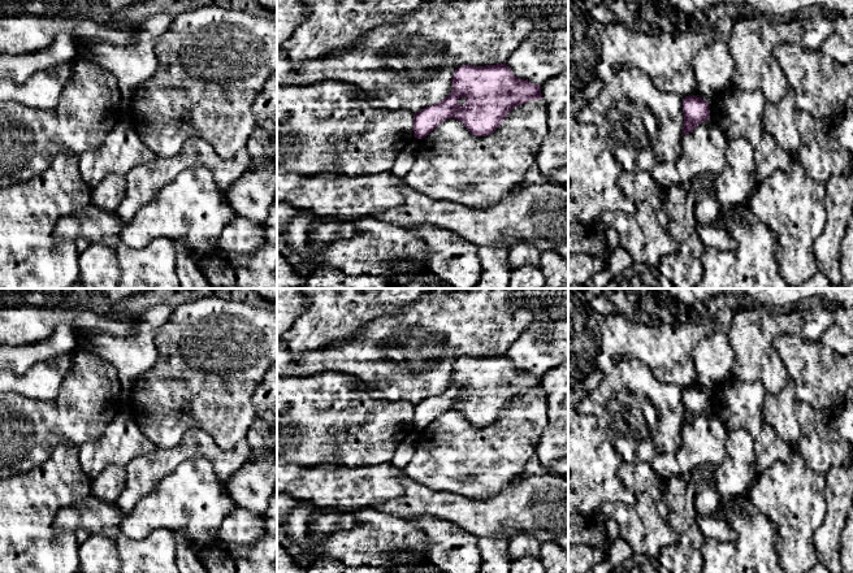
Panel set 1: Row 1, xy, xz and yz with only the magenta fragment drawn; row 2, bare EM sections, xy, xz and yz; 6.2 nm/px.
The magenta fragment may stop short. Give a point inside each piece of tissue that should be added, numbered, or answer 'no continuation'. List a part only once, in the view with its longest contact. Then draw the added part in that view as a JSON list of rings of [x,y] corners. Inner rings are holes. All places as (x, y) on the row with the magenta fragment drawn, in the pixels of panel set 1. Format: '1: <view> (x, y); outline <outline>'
no continuation

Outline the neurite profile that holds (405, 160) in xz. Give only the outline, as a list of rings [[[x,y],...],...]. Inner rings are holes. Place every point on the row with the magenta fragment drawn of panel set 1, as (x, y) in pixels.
[[[412,138],[410,143],[397,155],[394,164],[390,169],[390,173],[399,179],[403,179],[404,175],[410,172],[415,162],[415,152],[420,146],[419,138]]]

